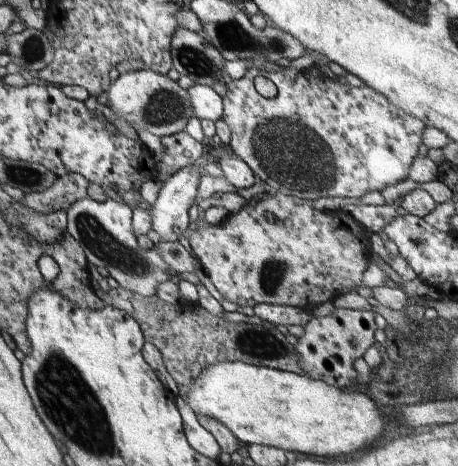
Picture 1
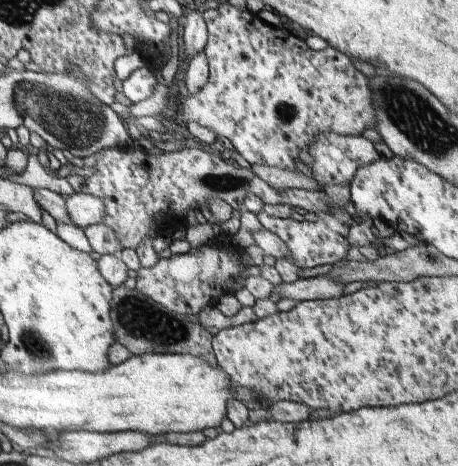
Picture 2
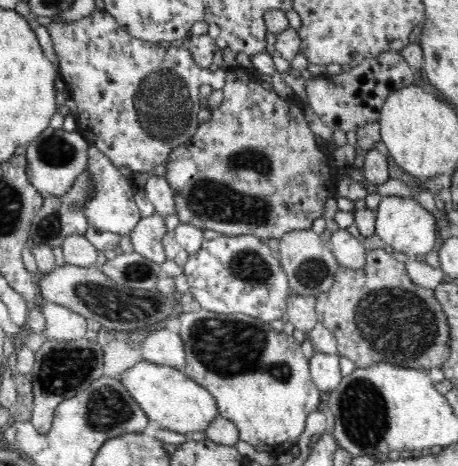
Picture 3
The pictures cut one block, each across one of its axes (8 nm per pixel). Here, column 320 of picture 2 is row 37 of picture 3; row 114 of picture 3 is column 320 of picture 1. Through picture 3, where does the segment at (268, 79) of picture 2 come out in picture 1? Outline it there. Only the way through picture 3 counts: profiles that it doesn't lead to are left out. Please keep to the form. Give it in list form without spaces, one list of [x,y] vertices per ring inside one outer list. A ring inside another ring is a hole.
[[[281,64],[281,68],[277,72],[265,72],[265,70],[253,68],[241,80],[225,80],[225,88],[227,88],[227,94],[223,96],[223,118],[221,120],[225,120],[225,124],[231,128],[229,148],[233,150],[233,154],[237,158],[241,158],[253,170],[253,174],[257,174],[267,186],[271,186],[271,194],[285,194],[285,196],[295,196],[295,198],[303,198],[303,200],[311,200],[311,202],[317,200],[317,198],[333,198],[333,196],[339,196],[339,198],[361,198],[367,192],[373,192],[373,190],[381,192],[385,186],[395,186],[395,184],[407,180],[409,178],[409,168],[411,168],[413,160],[417,158],[419,144],[423,144],[423,130],[427,128],[425,122],[421,122],[419,118],[403,112],[401,108],[395,108],[395,104],[391,104],[385,96],[381,96],[379,92],[375,92],[369,86],[353,88],[349,84],[329,80],[327,76],[313,78],[307,72],[297,72],[297,70],[289,68],[287,64]],[[255,76],[269,78],[275,84],[277,94],[273,98],[259,96],[255,92],[255,88],[253,88],[253,78]]]

